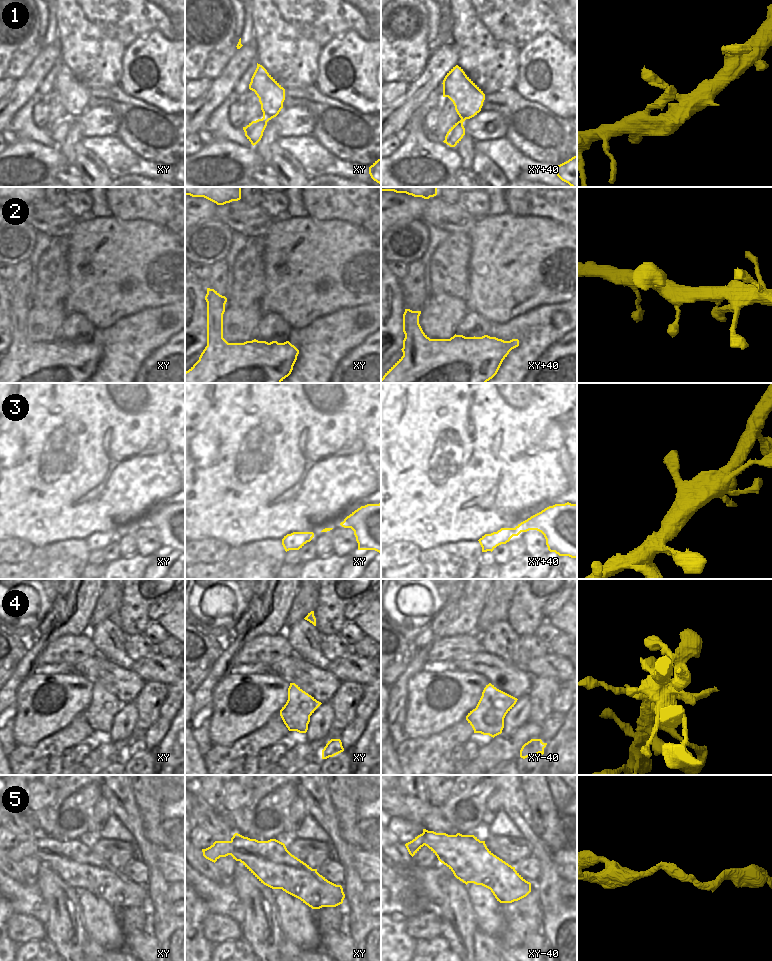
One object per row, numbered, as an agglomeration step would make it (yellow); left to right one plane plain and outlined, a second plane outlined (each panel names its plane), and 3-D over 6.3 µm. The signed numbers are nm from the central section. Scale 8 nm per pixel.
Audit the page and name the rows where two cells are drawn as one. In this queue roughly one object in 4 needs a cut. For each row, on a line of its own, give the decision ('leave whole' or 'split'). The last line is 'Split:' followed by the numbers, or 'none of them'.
1: leave whole
2: leave whole
3: leave whole
4: leave whole
5: leave whole
Split: none of them

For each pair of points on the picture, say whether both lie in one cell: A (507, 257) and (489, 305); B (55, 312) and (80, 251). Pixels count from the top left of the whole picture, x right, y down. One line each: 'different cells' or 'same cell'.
A: same cell
B: different cells

